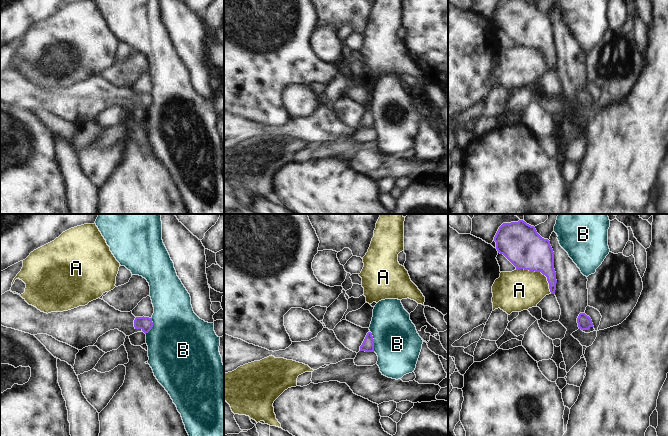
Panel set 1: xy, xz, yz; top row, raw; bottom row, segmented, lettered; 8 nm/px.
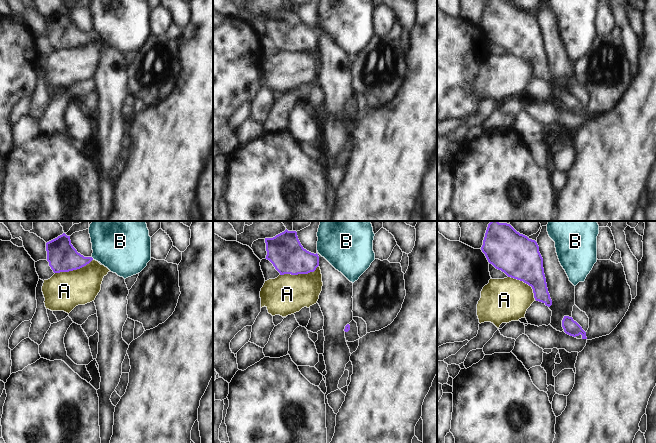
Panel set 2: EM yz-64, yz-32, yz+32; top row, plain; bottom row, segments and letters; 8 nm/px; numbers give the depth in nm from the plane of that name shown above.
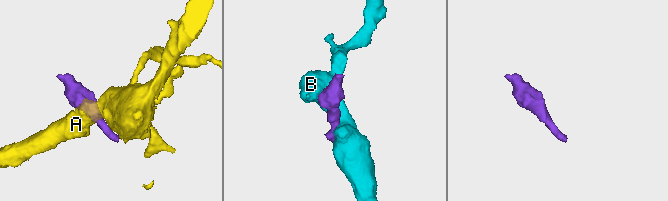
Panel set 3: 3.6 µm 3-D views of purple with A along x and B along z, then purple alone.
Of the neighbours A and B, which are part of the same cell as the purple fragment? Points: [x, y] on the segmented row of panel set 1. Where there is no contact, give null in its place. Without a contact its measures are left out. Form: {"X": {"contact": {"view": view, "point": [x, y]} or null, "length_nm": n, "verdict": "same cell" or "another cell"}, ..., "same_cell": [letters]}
{"A": {"contact": {"view": "yz", "point": [539, 271]}, "length_nm": 360, "verdict": "another cell"}, "B": {"contact": {"view": "xz", "point": [373, 341]}, "length_nm": 170, "verdict": "another cell"}, "same_cell": []}

